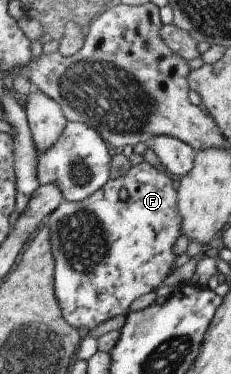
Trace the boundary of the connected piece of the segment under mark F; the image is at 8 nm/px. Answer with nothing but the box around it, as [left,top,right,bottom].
[46,160,181,329]

